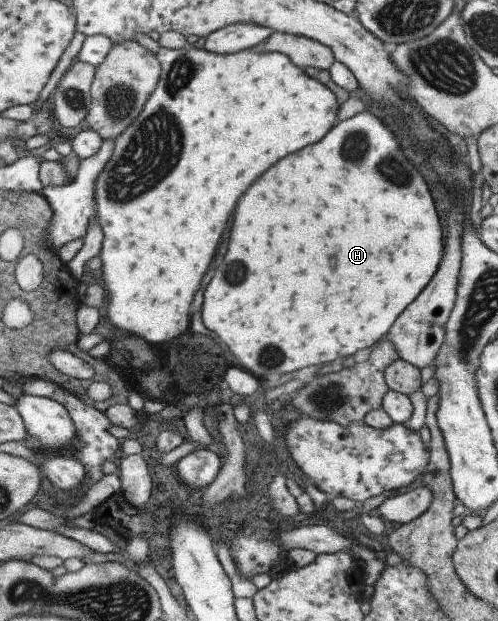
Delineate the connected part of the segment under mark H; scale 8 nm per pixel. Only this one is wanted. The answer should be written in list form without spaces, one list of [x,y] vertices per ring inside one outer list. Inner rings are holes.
[[[363,111],[338,123],[321,143],[309,145],[309,147],[305,147],[305,151],[289,155],[289,159],[285,159],[283,163],[277,163],[277,167],[267,171],[241,197],[241,203],[237,205],[235,223],[231,229],[229,251],[227,251],[221,267],[217,269],[213,281],[207,287],[201,318],[207,329],[217,333],[225,341],[232,355],[240,364],[239,367],[253,374],[259,381],[274,379],[277,378],[277,375],[285,375],[285,373],[295,373],[295,371],[301,371],[303,367],[327,365],[339,357],[351,357],[357,351],[371,347],[379,337],[388,333],[399,316],[427,288],[429,281],[437,272],[443,251],[439,219],[423,179],[399,153],[397,141],[387,131],[387,127],[371,113]],[[271,245],[273,247],[277,245],[277,249],[279,249],[277,253],[281,253],[281,259],[289,259],[289,269],[275,267],[275,259],[269,255]]]

